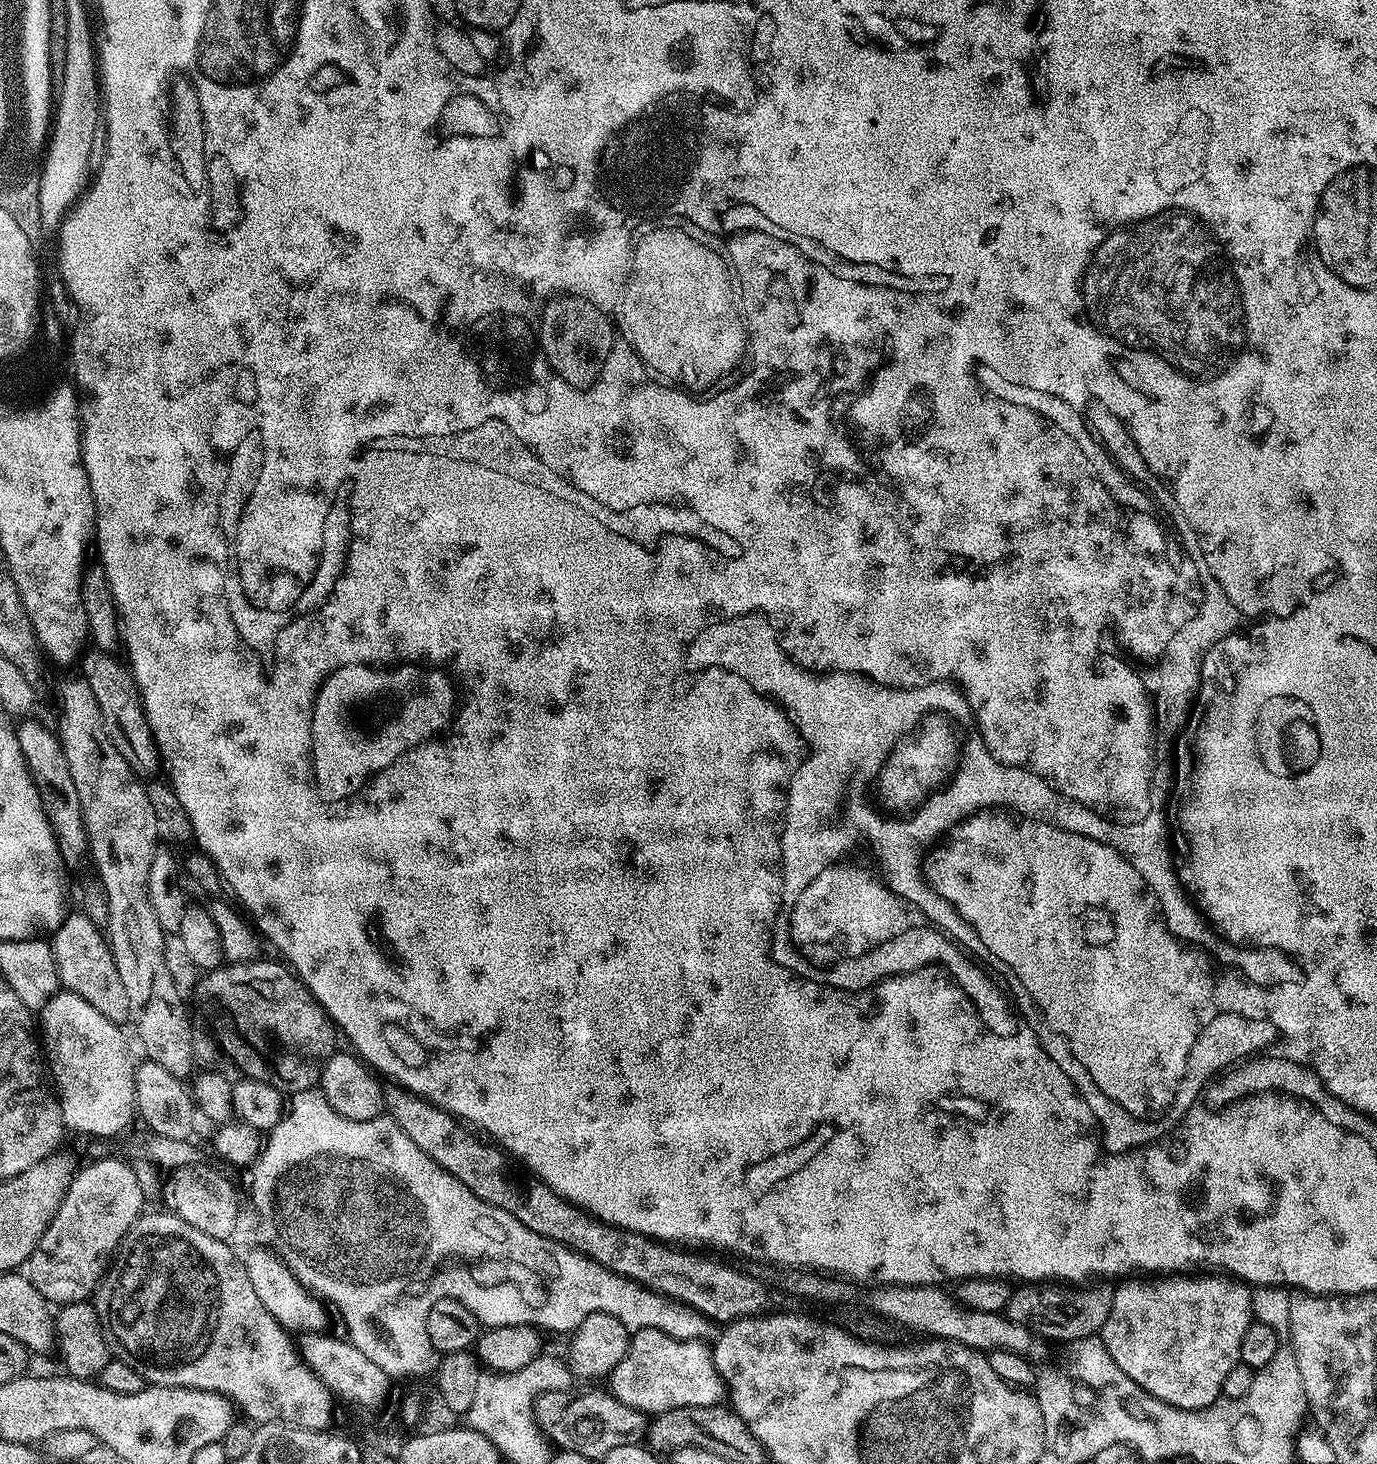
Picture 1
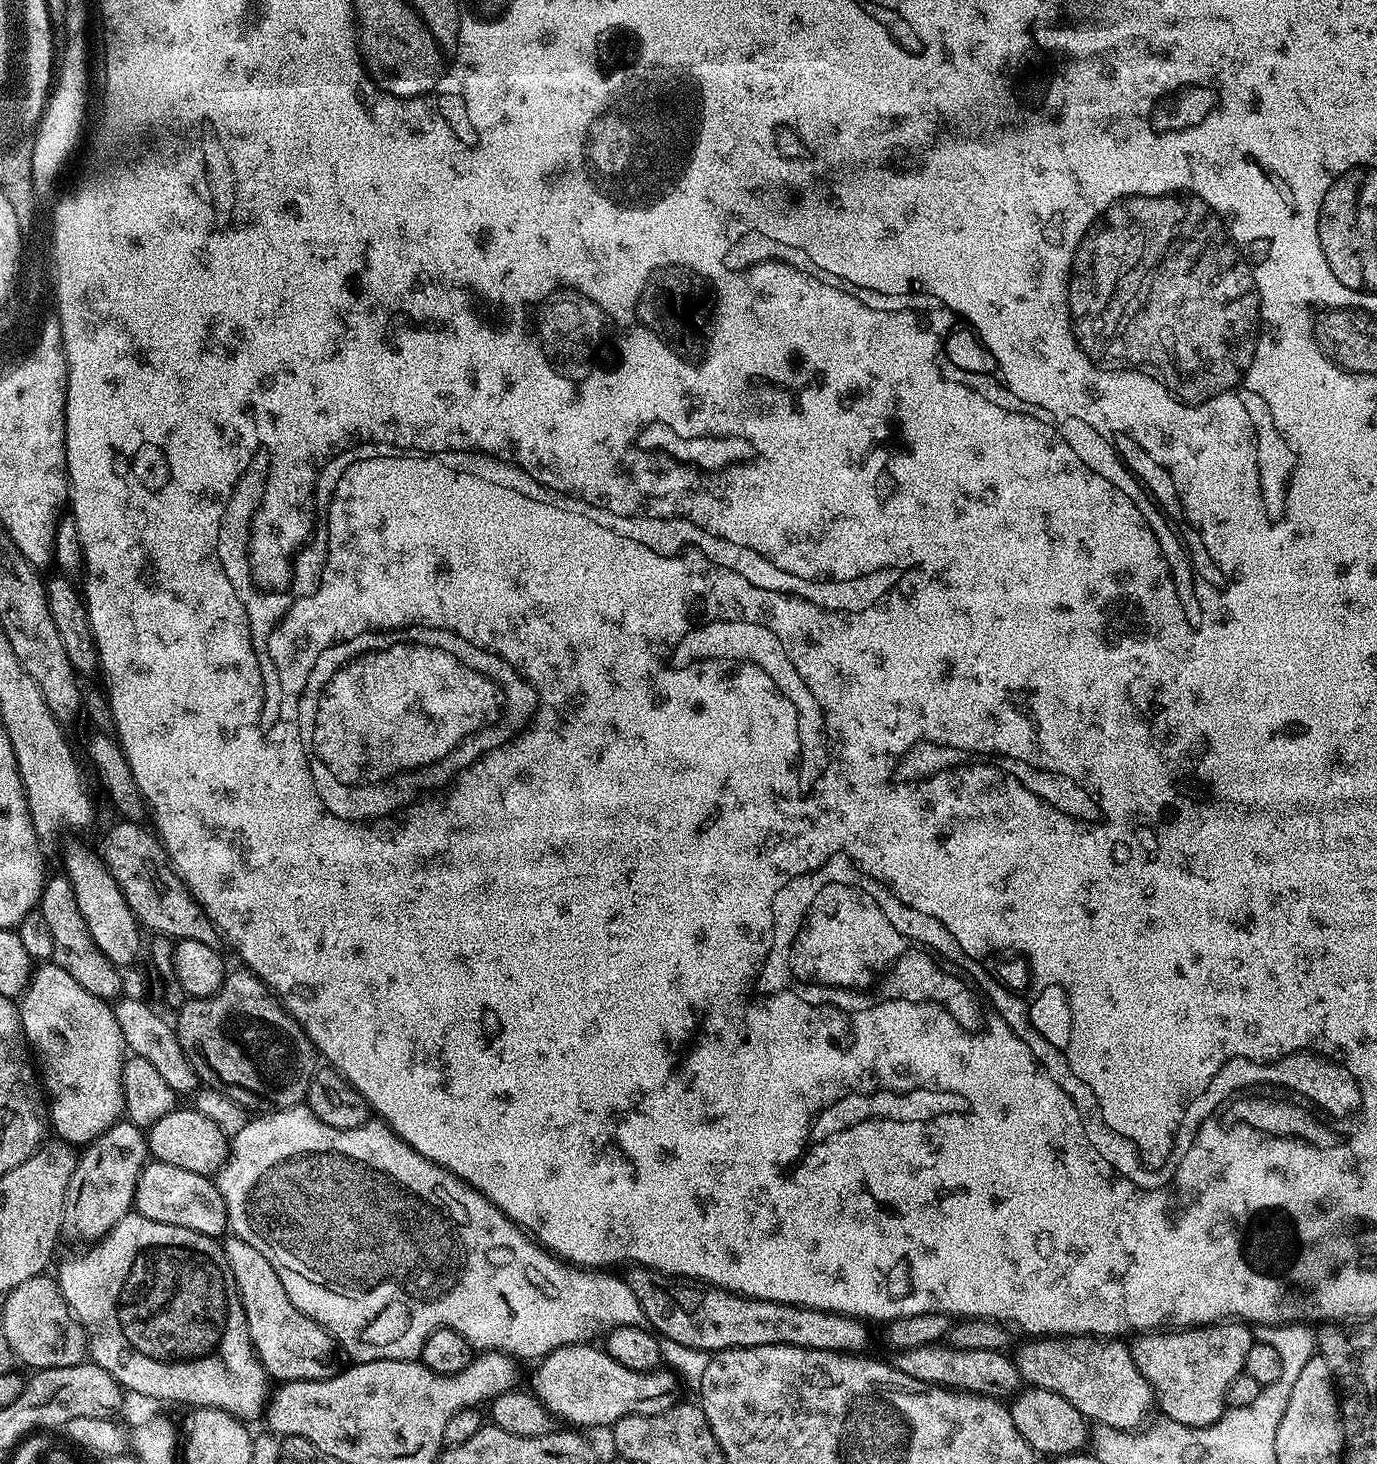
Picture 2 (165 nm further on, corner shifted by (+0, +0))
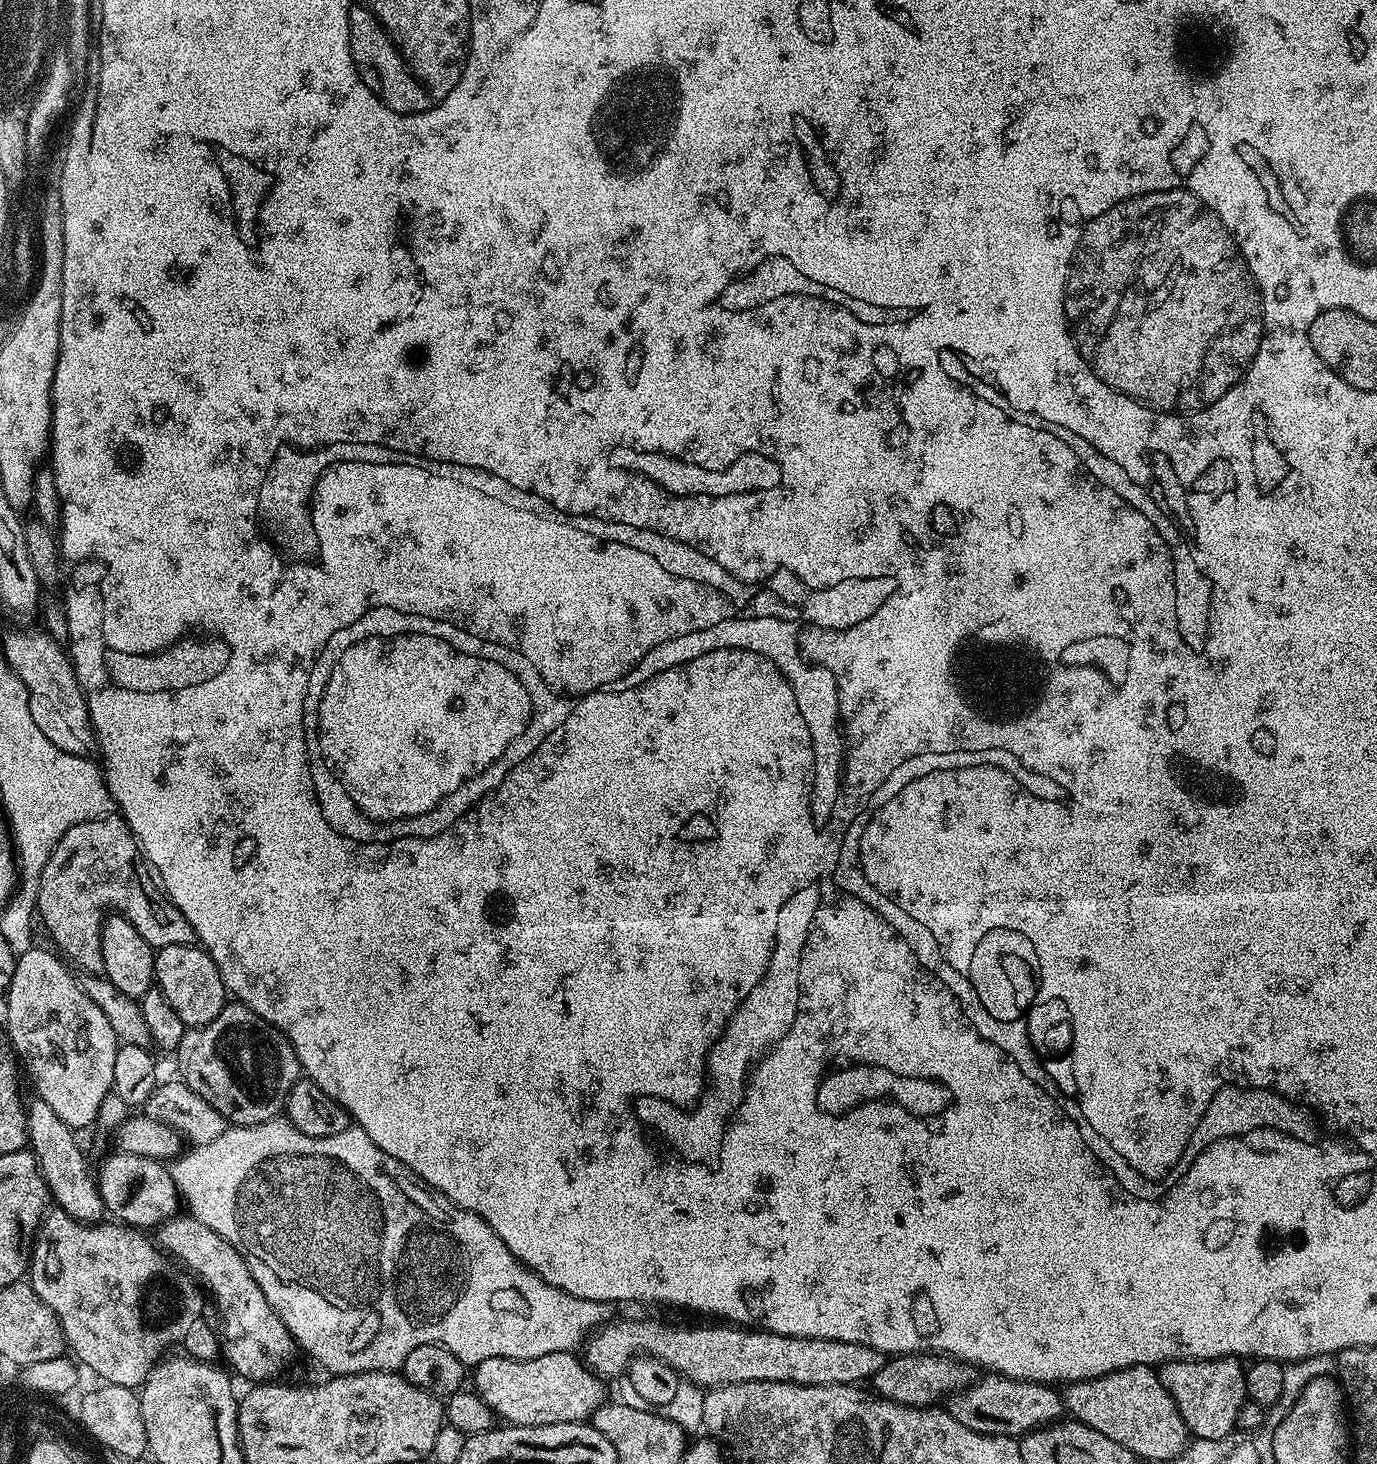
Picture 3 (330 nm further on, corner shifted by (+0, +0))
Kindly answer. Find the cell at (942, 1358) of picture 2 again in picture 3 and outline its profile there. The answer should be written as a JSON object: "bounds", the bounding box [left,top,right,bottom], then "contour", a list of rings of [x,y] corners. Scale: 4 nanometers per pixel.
{"bounds":[946,1374,1065,1438],"contour":[[[995,1374],[981,1376],[984,1376],[981,1380],[973,1379],[967,1388],[952,1393],[946,1400],[948,1413],[958,1422],[962,1422],[962,1426],[978,1434],[1023,1438],[1035,1428],[1057,1423],[1065,1415],[1064,1397],[1051,1384],[1015,1380]]]}

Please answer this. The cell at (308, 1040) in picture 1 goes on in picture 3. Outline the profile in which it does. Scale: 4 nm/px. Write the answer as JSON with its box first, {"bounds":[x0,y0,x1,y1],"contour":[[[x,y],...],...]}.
{"bounds":[174,1002,302,1126],"contour":[[[239,1002],[225,1003],[214,1022],[200,1028],[188,1028],[174,1051],[174,1057],[180,1067],[179,1079],[188,1084],[190,1090],[206,1098],[206,1102],[210,1102],[210,1106],[214,1106],[214,1110],[218,1110],[218,1114],[222,1114],[232,1126],[277,1119],[285,1111],[290,1090],[302,1076],[294,1045],[273,1024]]]}

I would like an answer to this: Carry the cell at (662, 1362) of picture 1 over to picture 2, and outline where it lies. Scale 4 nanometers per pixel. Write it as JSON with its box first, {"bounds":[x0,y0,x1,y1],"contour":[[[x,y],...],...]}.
{"bounds":[531,1342,680,1429],"contour":[[[592,1342],[562,1346],[543,1357],[538,1367],[531,1385],[536,1396],[557,1417],[562,1416],[581,1429],[600,1428],[603,1424],[611,1426],[634,1414],[658,1414],[678,1403],[676,1391],[680,1384],[674,1373],[661,1370],[635,1372],[614,1362],[603,1347]]]}

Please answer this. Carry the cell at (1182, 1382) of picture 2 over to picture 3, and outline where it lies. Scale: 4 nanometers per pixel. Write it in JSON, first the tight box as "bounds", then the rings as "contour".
{"bounds":[1158,1356,1246,1440],"contour":[[[1222,1356],[1217,1360],[1169,1360],[1159,1365],[1158,1375],[1195,1439],[1225,1440],[1237,1431],[1238,1410],[1246,1399],[1244,1370],[1237,1357]]]}

